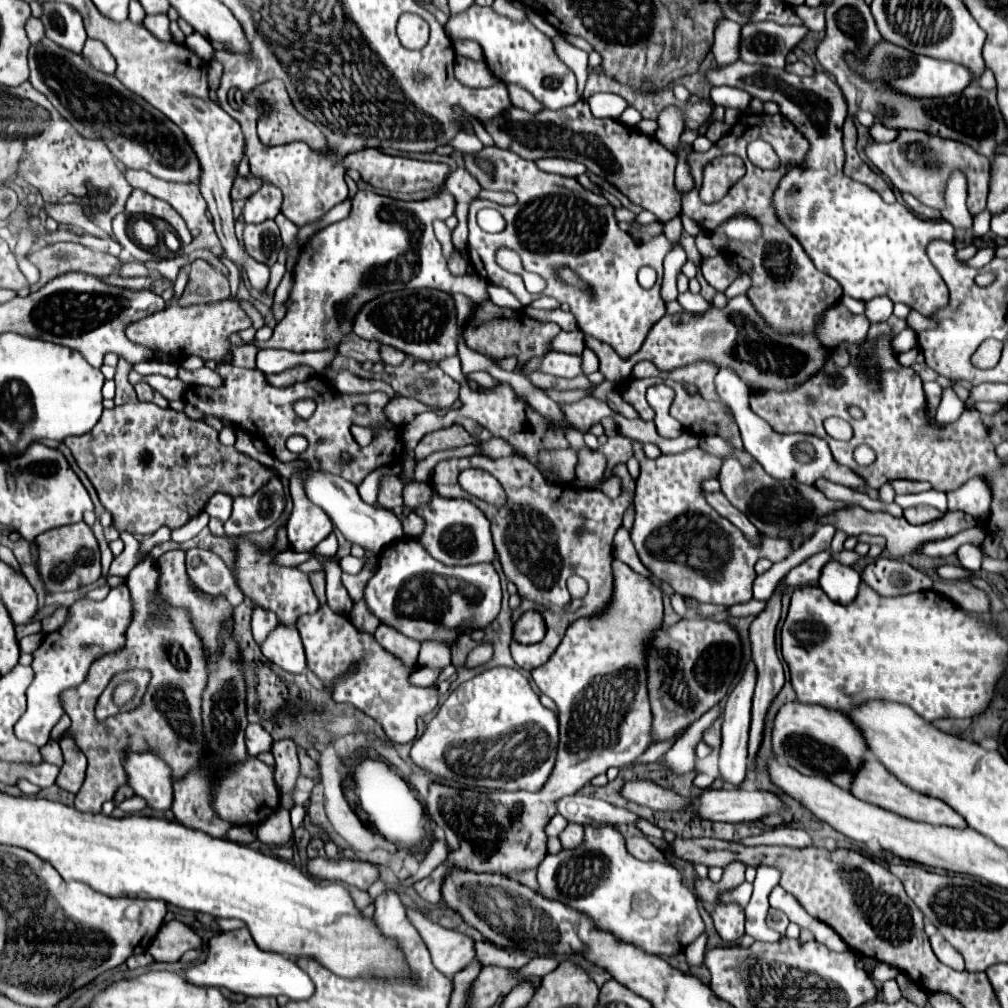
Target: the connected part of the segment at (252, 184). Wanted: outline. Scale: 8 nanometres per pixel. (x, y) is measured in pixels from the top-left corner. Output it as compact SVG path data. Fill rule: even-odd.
M237 176L233 182L231 190L231 200L239 200L239 198L249 198L253 192L257 192L261 188L261 180L249 176L249 178L241 178Z

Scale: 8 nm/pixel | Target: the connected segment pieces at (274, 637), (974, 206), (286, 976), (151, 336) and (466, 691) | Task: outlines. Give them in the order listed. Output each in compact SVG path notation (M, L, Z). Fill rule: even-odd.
M279 624L267 636L261 650L273 664L283 668L285 672L301 674L301 672L307 670L303 644L301 644L301 638L299 638L299 632L297 632L295 626Z
M903 130L899 132L897 140L889 144L869 144L865 148L869 160L893 182L895 188L901 192L913 194L921 204L931 206L931 208L941 208L943 206L943 188L945 180L951 170L961 168L967 174L969 182L969 198L967 206L971 214L977 214L985 208L987 200L987 190L989 190L989 158L981 156L967 144L961 144L957 140L917 132L917 130Z
M247 928L217 934L209 940L207 960L203 964L193 964L185 970L185 978L197 986L215 986L239 992L245 996L287 996L289 1000L309 1000L315 992L315 984L291 958L281 954L263 952L253 942Z
M225 300L217 304L197 304L197 306L177 306L171 304L163 308L161 312L149 314L143 320L131 324L125 334L131 342L149 346L149 348L159 348L165 354L171 354L175 362L183 362L187 356L199 356L203 360L213 360L217 364L233 364L241 368L255 368L255 356L257 348L255 346L231 346L229 336L237 330L243 330L251 326L251 320L245 316L241 310L239 302L235 300Z
M495 666L477 674L469 682L459 684L449 694L449 698L441 704L437 716L427 724L423 736L413 742L409 756L415 766L431 772L445 782L457 782L463 786L477 786L489 790L539 792L553 772L557 744L559 720L539 702L539 696L529 686L529 680L515 668ZM525 744L535 744L535 748L541 750L525 750Z

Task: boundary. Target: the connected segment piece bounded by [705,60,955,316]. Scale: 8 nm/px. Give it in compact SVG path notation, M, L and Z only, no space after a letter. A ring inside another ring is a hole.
M735 60L733 64L727 66L707 68L705 78L711 86L735 86L763 102L775 100L781 108L781 114L787 120L791 120L811 142L811 152L807 160L801 166L791 168L783 176L775 192L777 216L803 244L813 264L843 286L845 296L863 302L875 296L889 296L893 302L903 302L909 308L921 312L923 316L931 316L937 308L947 304L949 300L947 286L941 280L937 268L931 264L927 256L927 246L933 240L945 240L953 244L955 228L945 220L923 220L899 202L885 204L885 200L881 200L881 196L877 196L877 192L873 192L869 186L853 182L843 174L845 152L841 144L841 128L847 116L847 100L837 82L827 72L815 72L813 76L799 78L795 74L789 74L785 68L765 68L761 64L745 64L743 60Z

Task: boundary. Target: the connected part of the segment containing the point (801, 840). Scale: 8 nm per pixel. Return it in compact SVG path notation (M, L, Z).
M773 828L759 836L745 838L743 844L757 846L757 844L783 844L793 848L805 848L805 846L817 846L817 842L807 834L803 828Z

